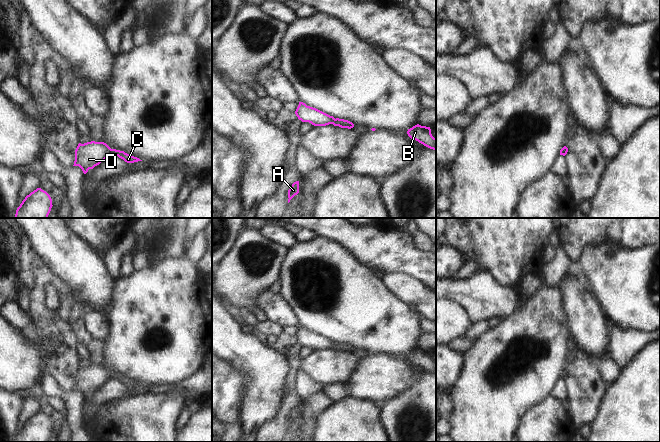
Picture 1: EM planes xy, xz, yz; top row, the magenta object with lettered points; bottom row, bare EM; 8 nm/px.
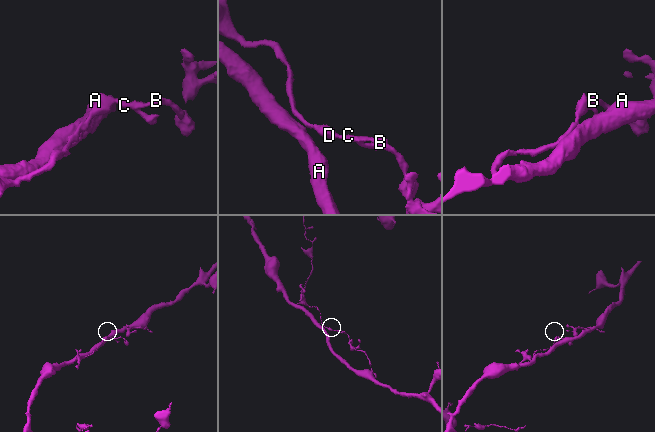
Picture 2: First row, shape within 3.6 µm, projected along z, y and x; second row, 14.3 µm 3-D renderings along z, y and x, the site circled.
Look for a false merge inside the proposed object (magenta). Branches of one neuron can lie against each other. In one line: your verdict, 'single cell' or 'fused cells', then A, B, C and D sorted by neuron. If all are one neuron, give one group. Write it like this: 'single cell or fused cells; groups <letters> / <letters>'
single cell; groups A B C D

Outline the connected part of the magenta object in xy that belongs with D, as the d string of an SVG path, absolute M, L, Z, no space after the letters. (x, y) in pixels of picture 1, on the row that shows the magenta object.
M91 141L84 144L78 144L75 150L75 161L73 166L79 166L83 173L86 174L89 169L93 169L103 162L108 155L118 156L127 163L142 161L124 151L111 149L104 142Z

